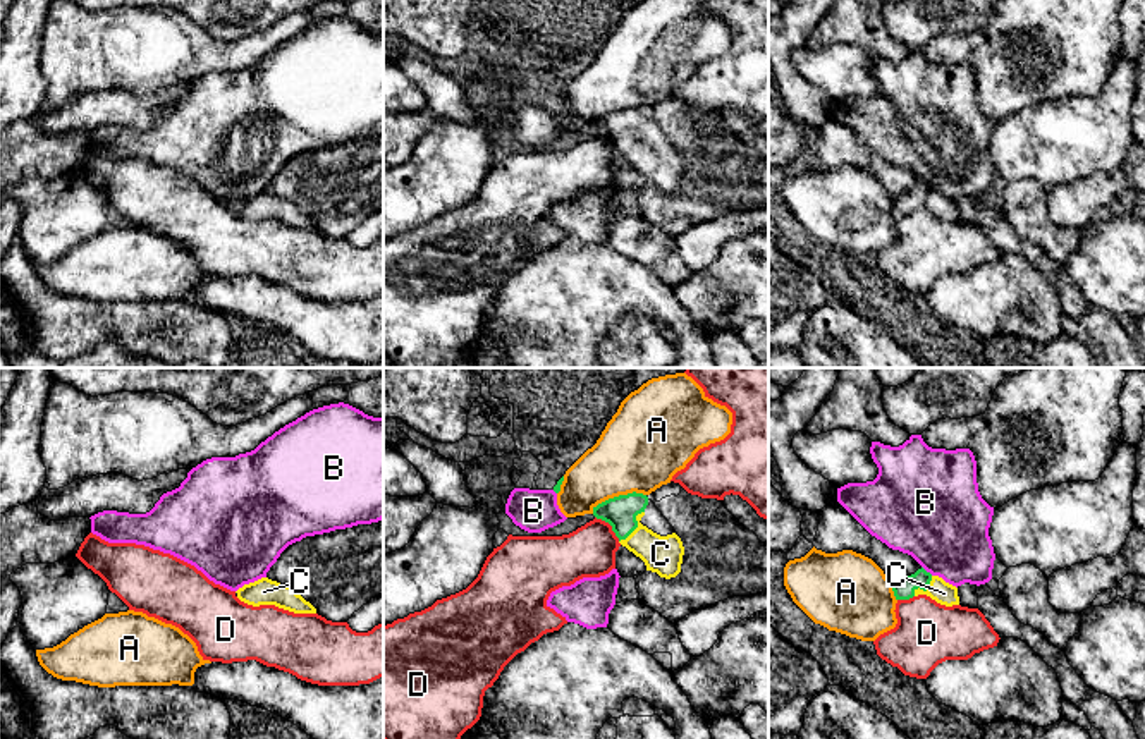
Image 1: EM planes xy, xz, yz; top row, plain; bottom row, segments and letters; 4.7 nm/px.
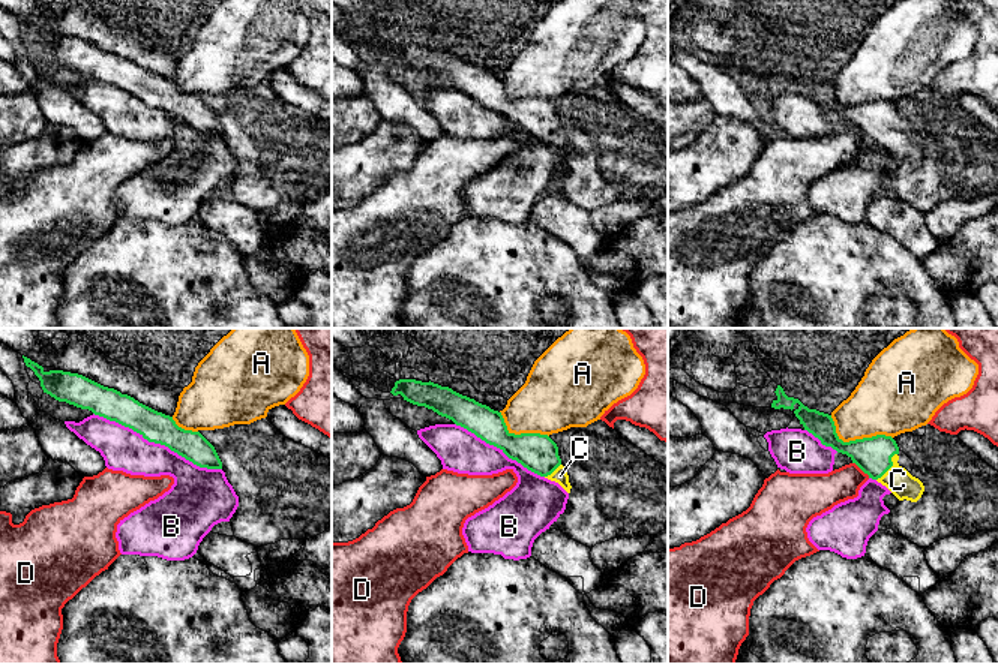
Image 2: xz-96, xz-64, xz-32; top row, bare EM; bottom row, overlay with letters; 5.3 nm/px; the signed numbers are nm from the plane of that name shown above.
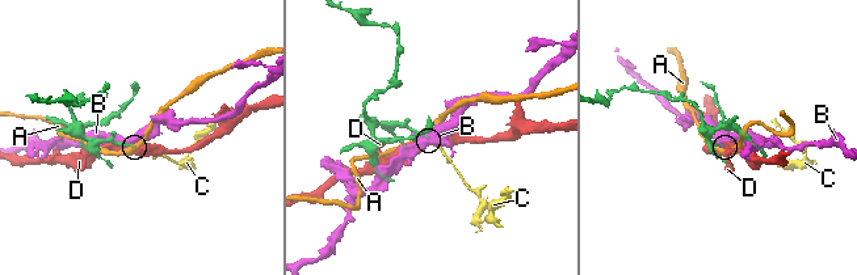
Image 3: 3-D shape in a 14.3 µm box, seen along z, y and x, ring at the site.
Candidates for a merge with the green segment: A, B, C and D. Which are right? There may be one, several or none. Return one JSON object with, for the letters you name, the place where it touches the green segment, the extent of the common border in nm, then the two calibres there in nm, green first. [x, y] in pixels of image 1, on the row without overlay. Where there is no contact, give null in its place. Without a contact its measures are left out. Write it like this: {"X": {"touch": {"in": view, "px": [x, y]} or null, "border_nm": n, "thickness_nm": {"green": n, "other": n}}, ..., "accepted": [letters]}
{"C": {"touch": {"in": "xz", "px": [636, 141]}, "border_nm": 190, "thickness_nm": {"green": 150, "other": 180}}, "accepted": ["C"]}

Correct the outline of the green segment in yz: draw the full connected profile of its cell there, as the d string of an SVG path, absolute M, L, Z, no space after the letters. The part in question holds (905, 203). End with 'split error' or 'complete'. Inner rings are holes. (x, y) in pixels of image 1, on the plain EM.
M923 182L892 199L892 206L896 215L909 215L918 210L927 210L946 222L959 220L958 203L939 191L932 191Z; split error

